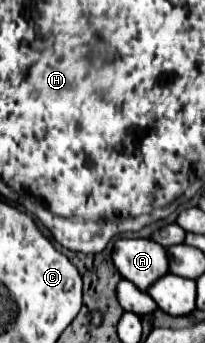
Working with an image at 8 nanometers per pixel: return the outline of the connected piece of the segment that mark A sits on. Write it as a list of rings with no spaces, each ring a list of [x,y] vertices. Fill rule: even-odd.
[[[118,239],[114,243],[112,259],[120,275],[132,281],[140,291],[168,273],[168,255],[152,239]]]

